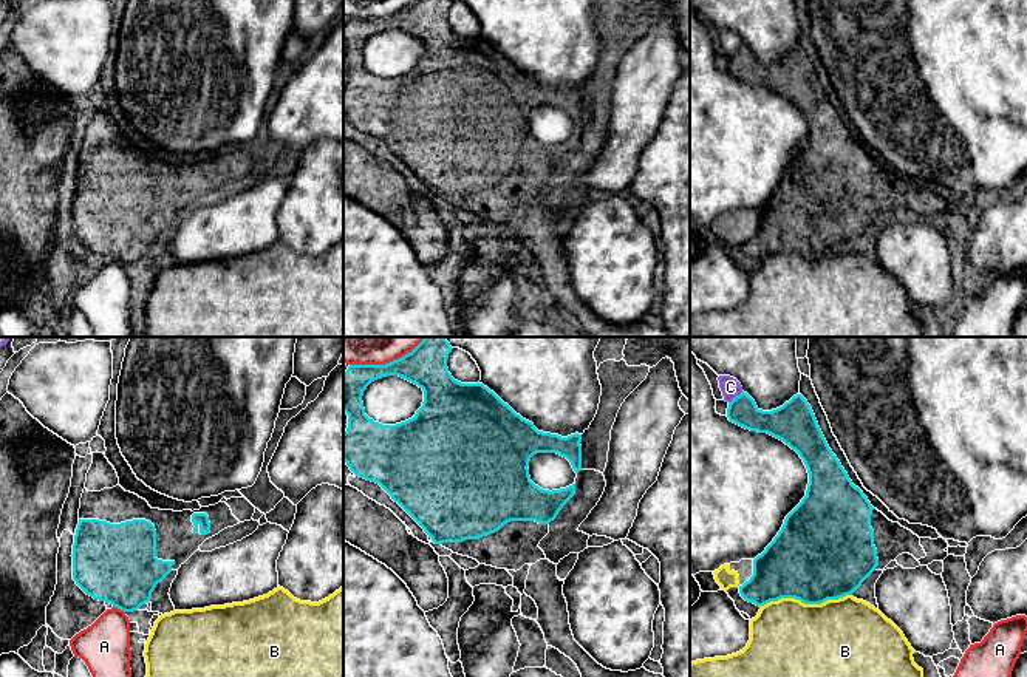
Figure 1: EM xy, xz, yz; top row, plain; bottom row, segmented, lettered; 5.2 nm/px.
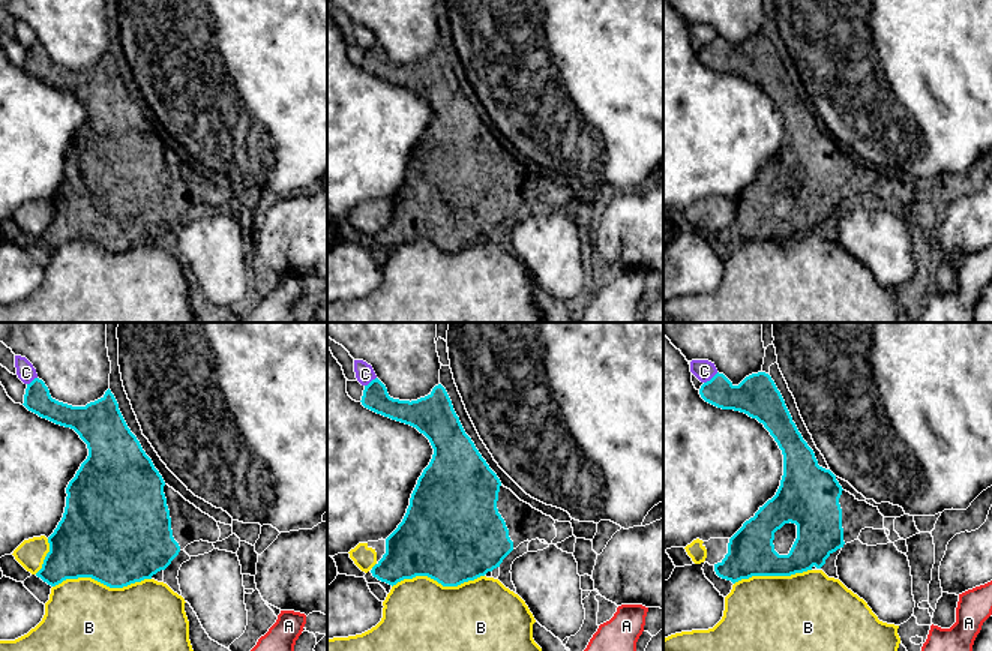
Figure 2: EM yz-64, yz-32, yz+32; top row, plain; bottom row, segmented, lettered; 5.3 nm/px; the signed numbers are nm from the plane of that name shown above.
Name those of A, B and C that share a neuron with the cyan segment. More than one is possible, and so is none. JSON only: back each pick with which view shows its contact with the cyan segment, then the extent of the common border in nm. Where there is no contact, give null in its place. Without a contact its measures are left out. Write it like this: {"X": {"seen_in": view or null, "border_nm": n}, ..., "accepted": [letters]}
{"accepted": []}

